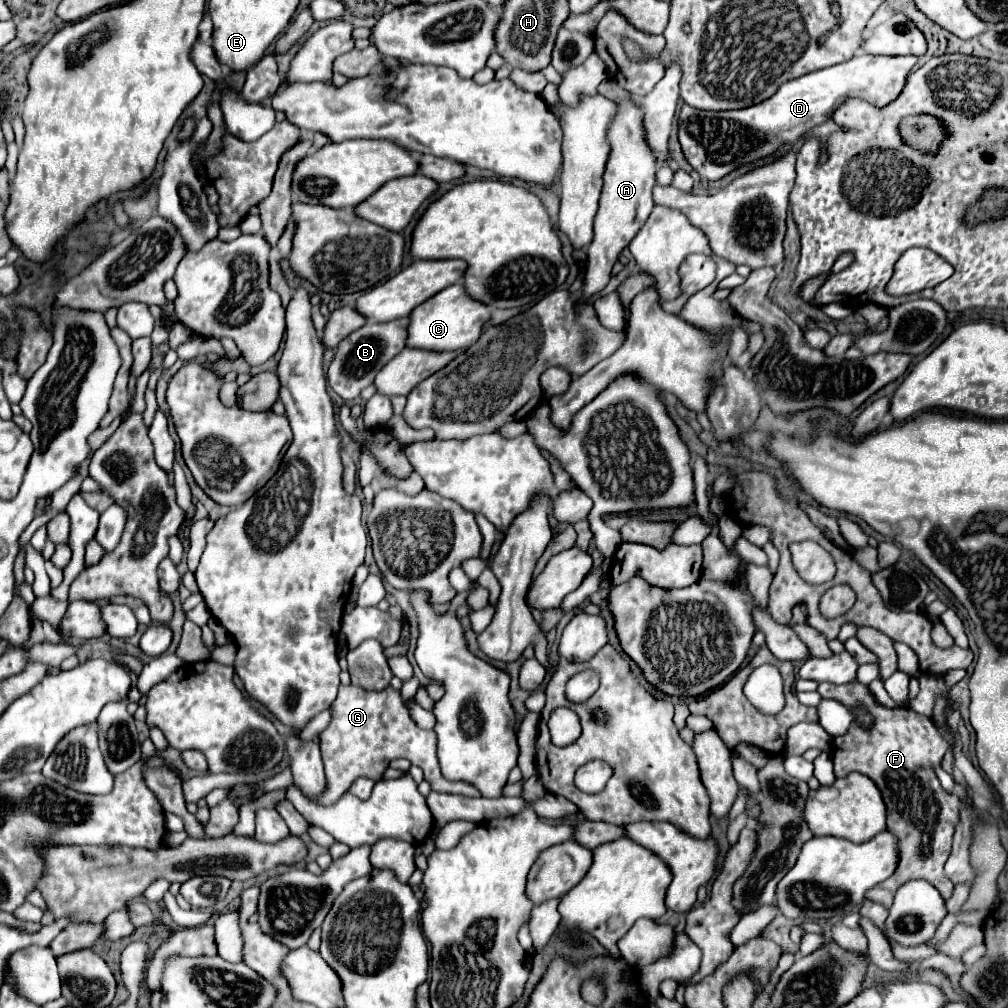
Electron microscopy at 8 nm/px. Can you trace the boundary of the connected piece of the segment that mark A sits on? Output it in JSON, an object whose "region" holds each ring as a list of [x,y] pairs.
{"region":[[[622,100],[616,106],[616,114],[608,126],[608,144],[610,156],[606,162],[604,172],[604,188],[600,196],[600,208],[594,218],[594,240],[588,246],[588,270],[586,270],[586,284],[584,294],[600,292],[608,280],[614,262],[618,260],[620,252],[630,244],[636,232],[648,220],[654,202],[652,202],[652,186],[654,186],[654,172],[656,172],[656,158],[652,148],[646,142],[644,134],[644,112],[636,100]]]}

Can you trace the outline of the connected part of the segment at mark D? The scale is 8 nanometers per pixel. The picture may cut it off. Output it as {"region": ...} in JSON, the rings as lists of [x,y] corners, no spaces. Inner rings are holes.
{"region":[[[852,56],[850,60],[846,60],[842,64],[834,64],[830,68],[822,68],[822,70],[804,74],[802,78],[784,82],[784,86],[780,86],[774,96],[770,96],[768,100],[764,100],[760,104],[748,106],[748,108],[724,110],[724,112],[704,112],[704,110],[690,108],[688,104],[682,104],[682,114],[678,116],[678,140],[682,146],[682,154],[688,160],[688,164],[700,174],[700,178],[720,180],[722,176],[736,170],[738,166],[744,166],[752,160],[768,156],[768,154],[776,152],[784,142],[792,144],[798,136],[808,134],[814,126],[826,122],[832,116],[834,108],[840,102],[844,102],[846,98],[856,96],[874,106],[890,104],[900,94],[904,80],[916,62],[918,62],[916,56]]]}

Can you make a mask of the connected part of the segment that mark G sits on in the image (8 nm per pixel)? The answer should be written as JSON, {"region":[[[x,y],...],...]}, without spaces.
{"region":[[[340,686],[338,698],[332,704],[332,722],[320,734],[320,752],[326,768],[328,788],[320,796],[320,804],[334,804],[350,784],[360,778],[380,780],[382,772],[388,768],[390,760],[406,758],[414,766],[420,766],[424,780],[430,782],[436,792],[456,792],[464,796],[480,796],[478,788],[472,788],[468,782],[450,782],[440,774],[436,758],[436,734],[432,730],[422,730],[412,720],[408,706],[402,700],[400,690],[388,686],[386,690],[364,690],[360,686]]]}

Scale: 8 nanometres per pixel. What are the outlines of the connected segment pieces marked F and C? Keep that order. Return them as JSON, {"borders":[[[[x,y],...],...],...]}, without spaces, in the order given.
{"borders":[[[[858,680],[848,684],[830,684],[820,682],[818,692],[823,698],[834,699],[845,706],[854,706],[864,700],[864,706],[874,716],[872,730],[850,730],[844,736],[832,740],[832,760],[836,778],[844,778],[848,772],[862,772],[874,780],[882,792],[886,812],[888,812],[888,832],[898,840],[898,866],[890,878],[876,884],[866,892],[866,900],[890,908],[894,892],[908,880],[924,878],[948,898],[954,884],[944,876],[944,864],[950,856],[954,828],[958,824],[958,796],[948,794],[934,772],[934,766],[940,764],[942,756],[948,750],[946,740],[938,734],[932,718],[922,716],[910,708],[890,710],[882,706],[866,684]]],[[[452,284],[442,292],[434,294],[432,298],[428,298],[424,304],[416,306],[408,314],[410,322],[408,322],[406,346],[432,352],[454,352],[458,348],[468,348],[478,340],[482,326],[488,318],[490,318],[490,308],[484,308],[480,302],[472,300],[464,292],[462,284]]]]}

